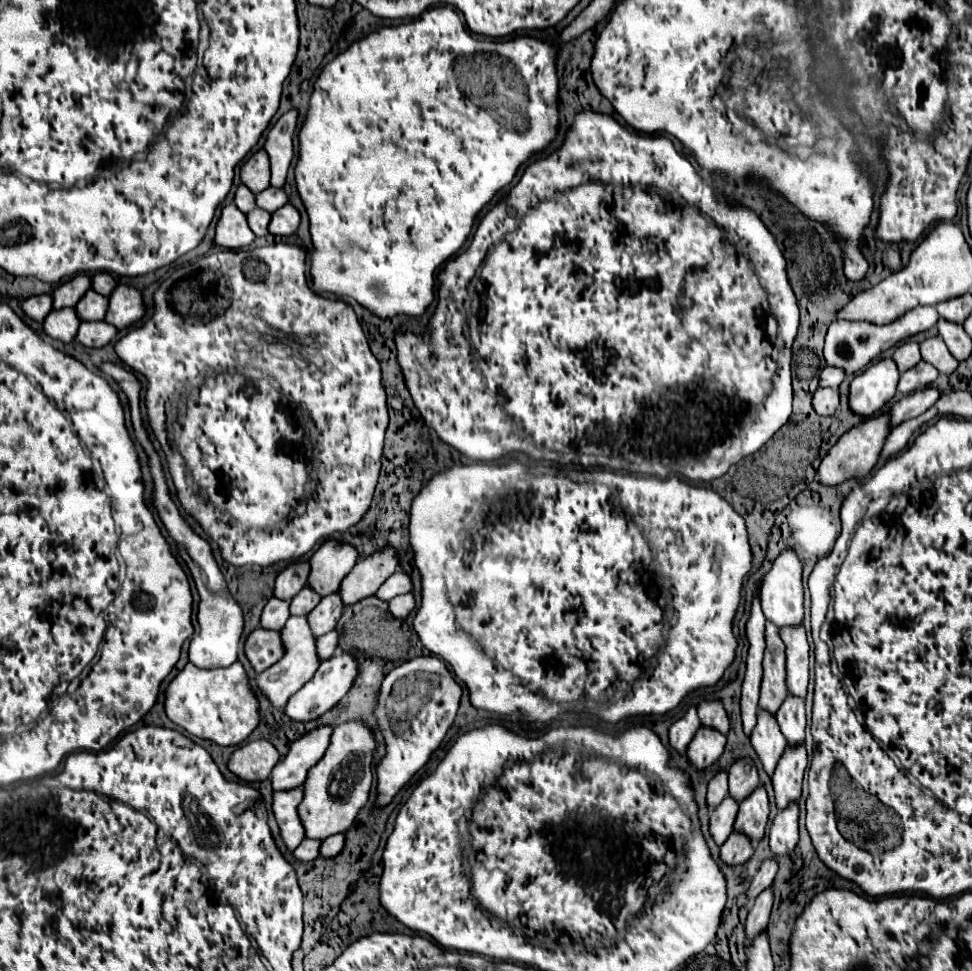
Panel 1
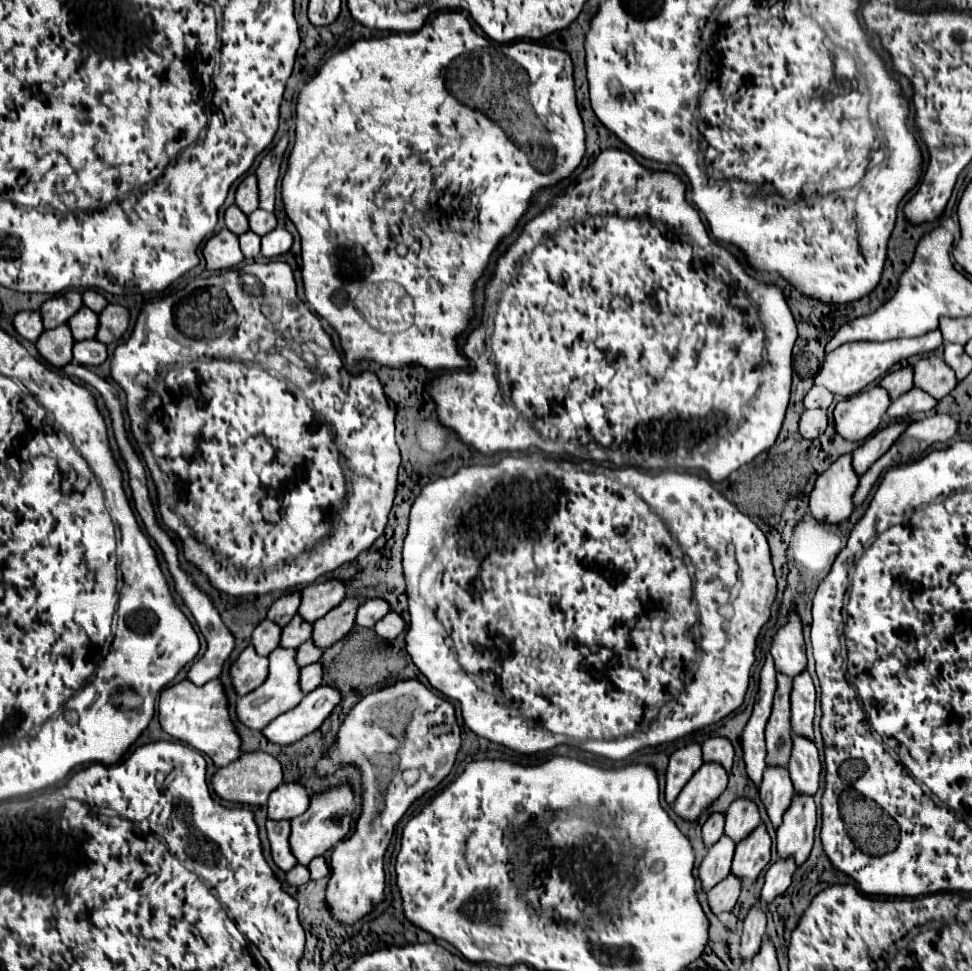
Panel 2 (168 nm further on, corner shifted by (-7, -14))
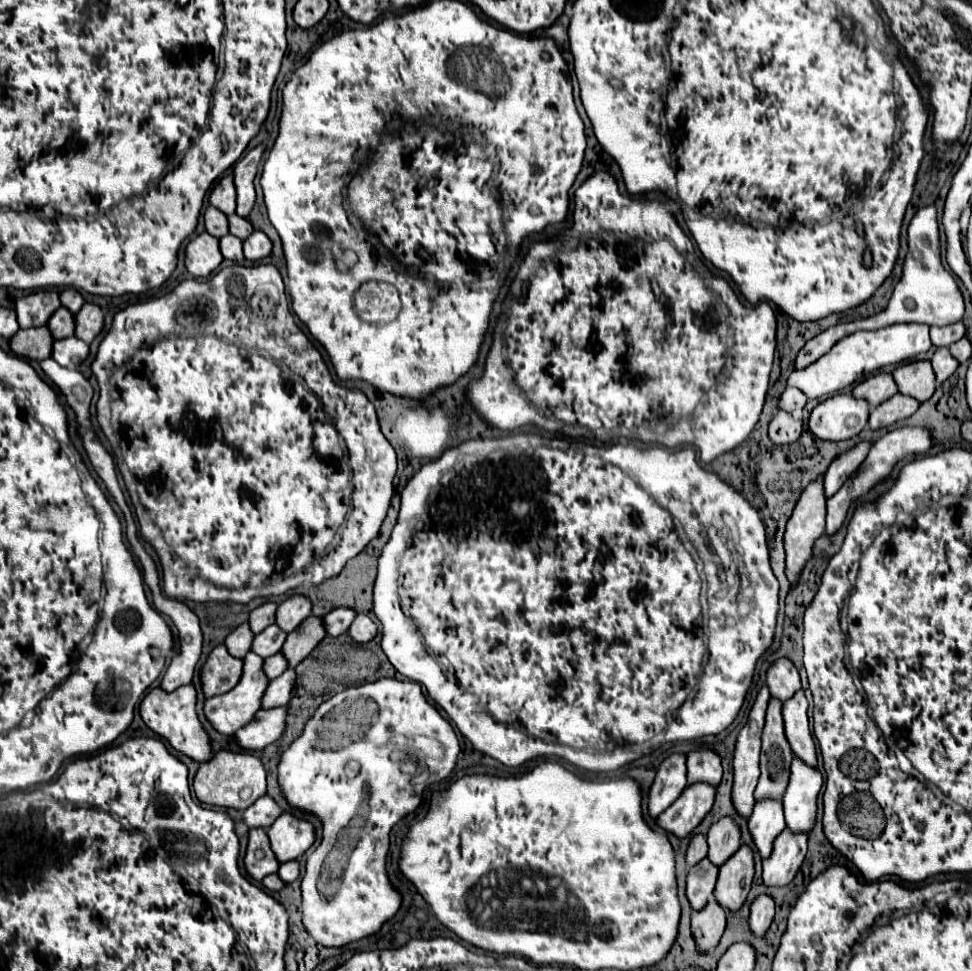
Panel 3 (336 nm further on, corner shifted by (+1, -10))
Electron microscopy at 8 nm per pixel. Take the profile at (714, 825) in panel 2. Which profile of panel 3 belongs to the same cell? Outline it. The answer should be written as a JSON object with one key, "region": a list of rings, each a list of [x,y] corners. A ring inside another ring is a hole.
{"region":[[[695,835],[689,843],[689,849],[687,849],[687,865],[693,867],[697,865],[701,859],[707,857],[707,841],[705,841],[705,835]]]}

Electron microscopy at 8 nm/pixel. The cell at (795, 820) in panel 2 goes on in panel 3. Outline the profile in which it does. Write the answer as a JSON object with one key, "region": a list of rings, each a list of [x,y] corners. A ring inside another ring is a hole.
{"region":[[[783,831],[779,839],[775,839],[775,851],[771,859],[763,863],[763,885],[785,887],[797,875],[807,853],[807,835],[791,835],[791,831]]]}

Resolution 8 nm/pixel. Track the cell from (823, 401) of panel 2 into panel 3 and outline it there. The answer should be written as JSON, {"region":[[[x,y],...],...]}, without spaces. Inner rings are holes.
{"region":[[[785,389],[779,397],[779,403],[777,407],[783,409],[783,411],[789,411],[789,413],[799,413],[807,403],[807,397],[801,393],[801,391],[795,391],[795,389]]]}

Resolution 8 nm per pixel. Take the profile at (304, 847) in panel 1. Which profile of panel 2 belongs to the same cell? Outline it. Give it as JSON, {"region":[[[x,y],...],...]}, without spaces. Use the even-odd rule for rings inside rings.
{"region":[[[295,865],[289,873],[287,873],[287,883],[289,885],[303,885],[311,879],[309,875],[309,867],[307,865]]]}

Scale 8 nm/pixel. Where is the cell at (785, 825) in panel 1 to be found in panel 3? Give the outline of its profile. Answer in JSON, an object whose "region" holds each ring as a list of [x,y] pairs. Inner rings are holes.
{"region":[[[763,893],[759,895],[753,903],[751,903],[751,917],[749,917],[749,929],[755,937],[763,937],[773,921],[773,915],[775,915],[775,905],[773,905],[773,899]]]}

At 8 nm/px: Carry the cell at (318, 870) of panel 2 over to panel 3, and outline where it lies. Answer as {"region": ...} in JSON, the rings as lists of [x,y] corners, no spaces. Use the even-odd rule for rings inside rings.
{"region":[[[287,861],[279,867],[277,875],[281,877],[281,881],[285,883],[293,883],[297,877],[299,877],[299,863],[297,861]]]}

